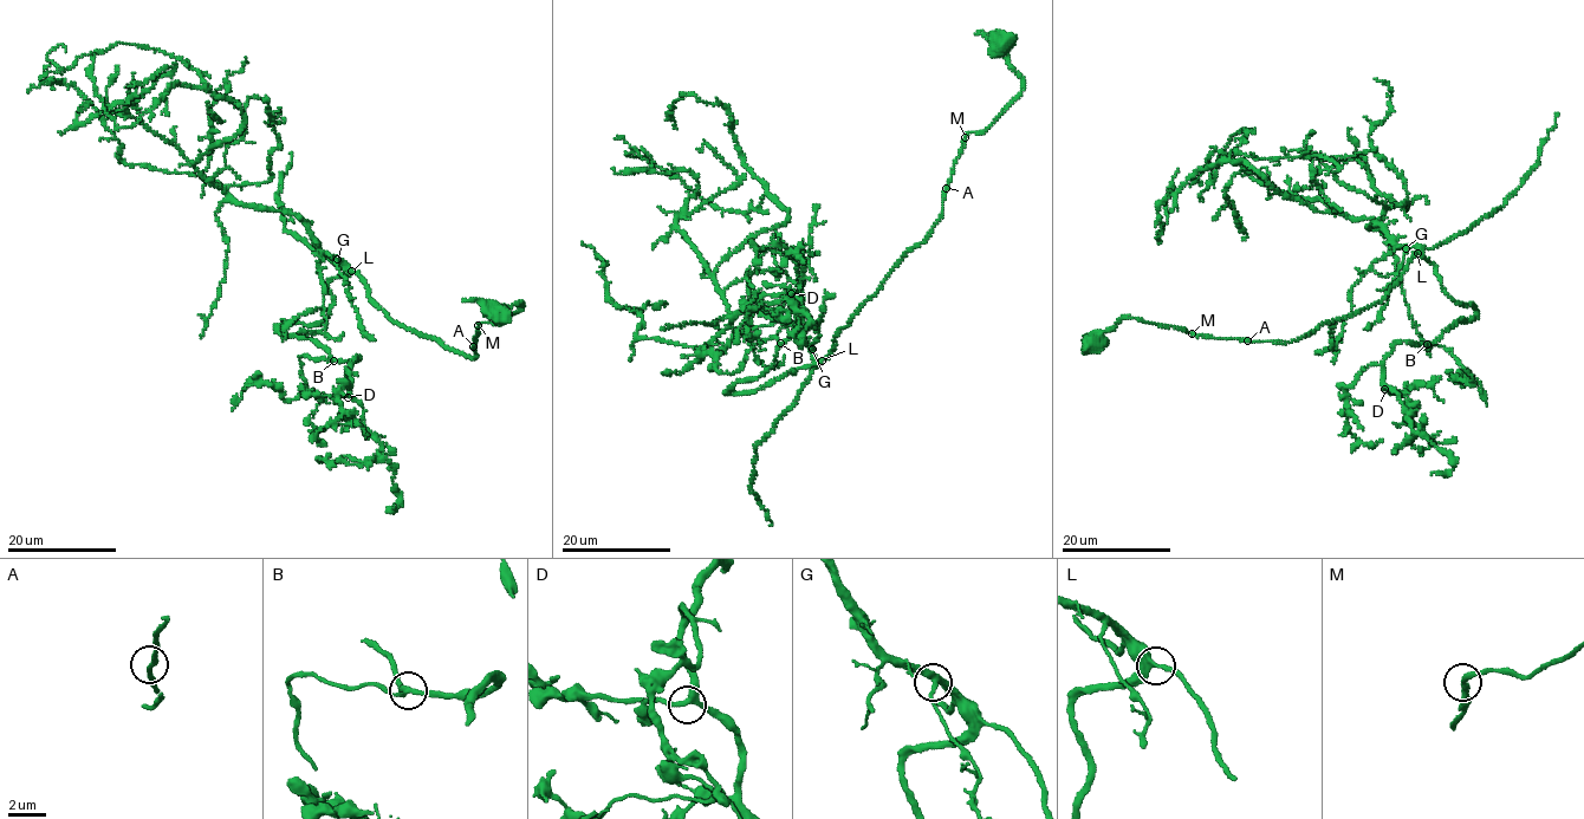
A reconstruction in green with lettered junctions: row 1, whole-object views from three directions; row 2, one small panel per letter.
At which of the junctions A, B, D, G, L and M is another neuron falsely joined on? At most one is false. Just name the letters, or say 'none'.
none

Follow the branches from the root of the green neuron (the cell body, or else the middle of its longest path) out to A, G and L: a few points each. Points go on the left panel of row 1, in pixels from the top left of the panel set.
A: (494, 312), (518, 301), (524, 305), (497, 324), (481, 322), (474, 346)
G: (494, 312), (524, 305), (497, 324), (481, 322), (471, 358), (397, 324), (337, 259)
L: (494, 312), (524, 305), (497, 324), (481, 322), (478, 356), (471, 358), (397, 324), (352, 272)

